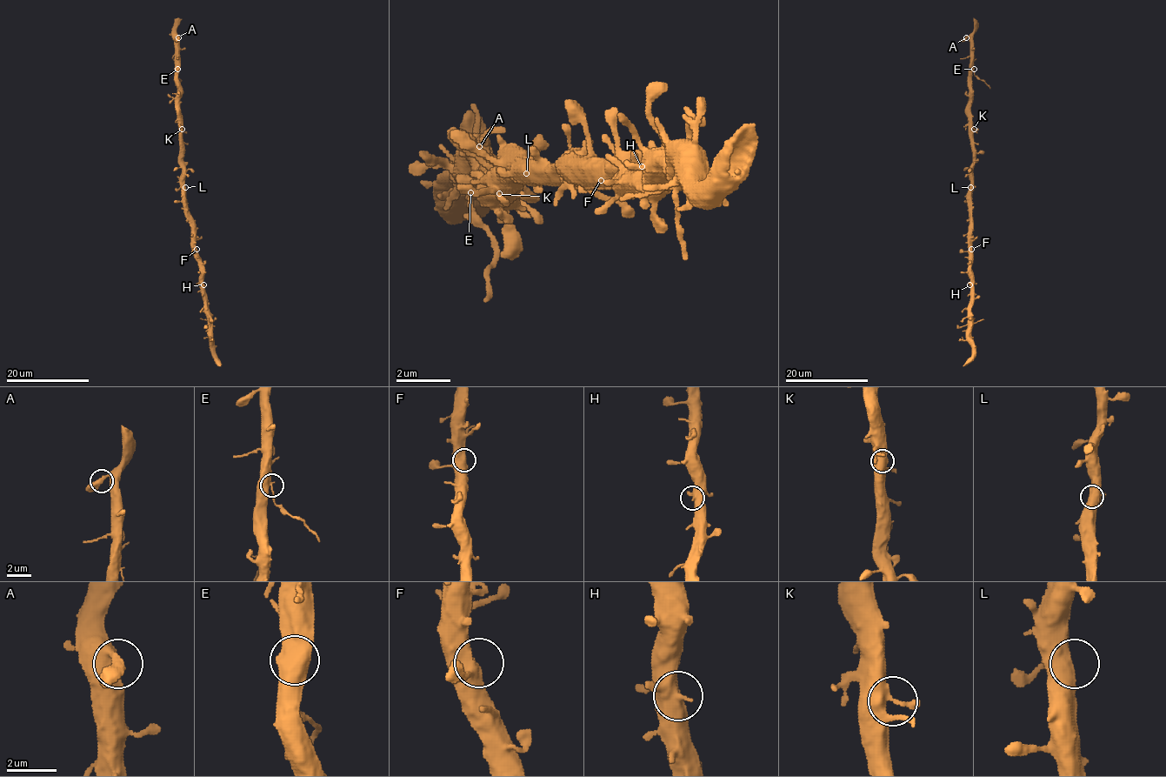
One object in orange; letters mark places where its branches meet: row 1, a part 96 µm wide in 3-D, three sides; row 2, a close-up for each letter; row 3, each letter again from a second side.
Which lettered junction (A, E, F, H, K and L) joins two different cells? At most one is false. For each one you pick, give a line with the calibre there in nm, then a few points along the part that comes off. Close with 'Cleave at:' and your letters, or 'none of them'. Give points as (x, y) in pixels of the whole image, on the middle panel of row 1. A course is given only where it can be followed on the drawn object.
E: Thickness 500 nm. Course of the part to remove: (472, 193), (493, 254), (486, 302)
Cleave at: E

